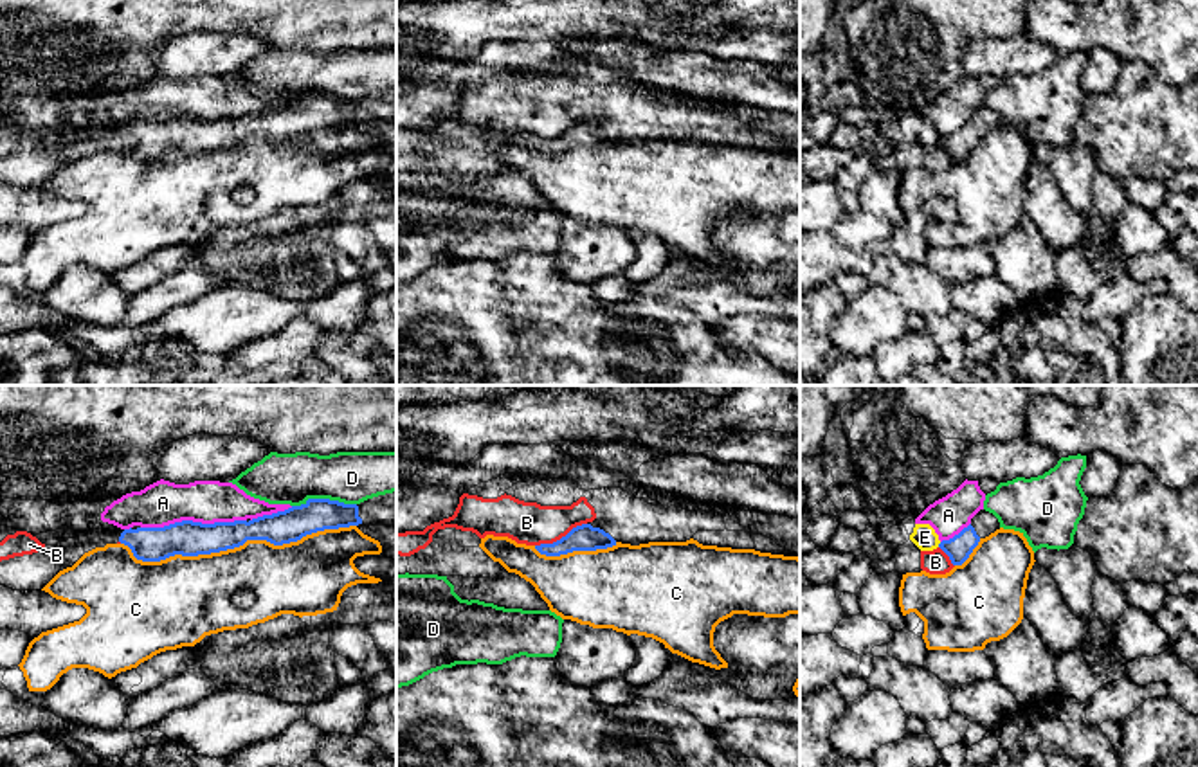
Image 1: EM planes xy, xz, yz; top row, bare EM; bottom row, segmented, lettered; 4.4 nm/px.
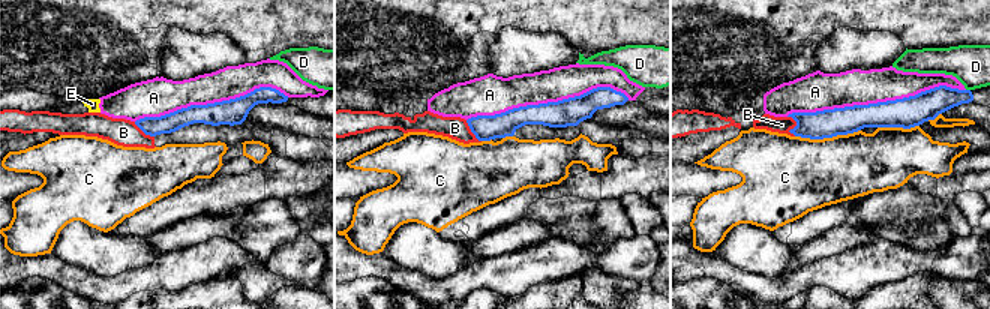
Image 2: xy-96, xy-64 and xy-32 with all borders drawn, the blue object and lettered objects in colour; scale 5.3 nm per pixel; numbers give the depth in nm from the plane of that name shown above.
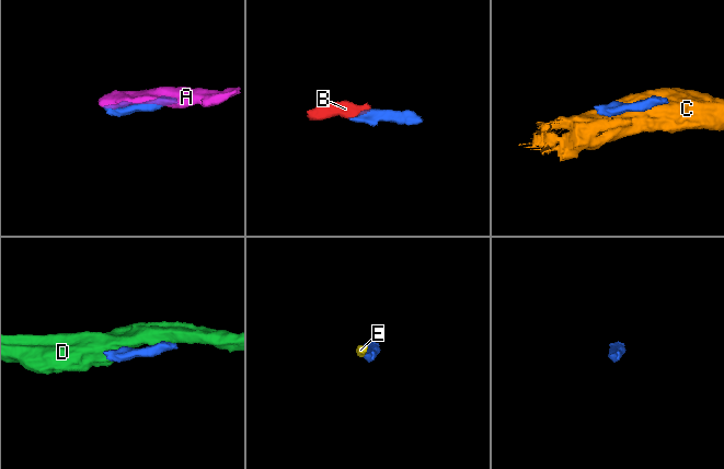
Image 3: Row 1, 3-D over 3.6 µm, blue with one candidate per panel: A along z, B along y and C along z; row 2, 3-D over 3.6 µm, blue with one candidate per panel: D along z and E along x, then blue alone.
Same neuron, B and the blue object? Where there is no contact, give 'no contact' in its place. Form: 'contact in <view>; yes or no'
contact in xz; no

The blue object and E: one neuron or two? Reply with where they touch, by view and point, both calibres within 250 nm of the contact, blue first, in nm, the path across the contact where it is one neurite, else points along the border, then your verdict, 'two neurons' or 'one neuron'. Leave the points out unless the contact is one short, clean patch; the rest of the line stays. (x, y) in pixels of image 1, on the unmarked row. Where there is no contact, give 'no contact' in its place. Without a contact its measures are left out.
meets blue in yz at (939, 141); 120 nm thick on the blue side, 110 nm on the other; border along yz (941, 139), (937, 143); two neurons

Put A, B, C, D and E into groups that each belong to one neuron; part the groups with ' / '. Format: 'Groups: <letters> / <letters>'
Groups: A / B / C / D / E

